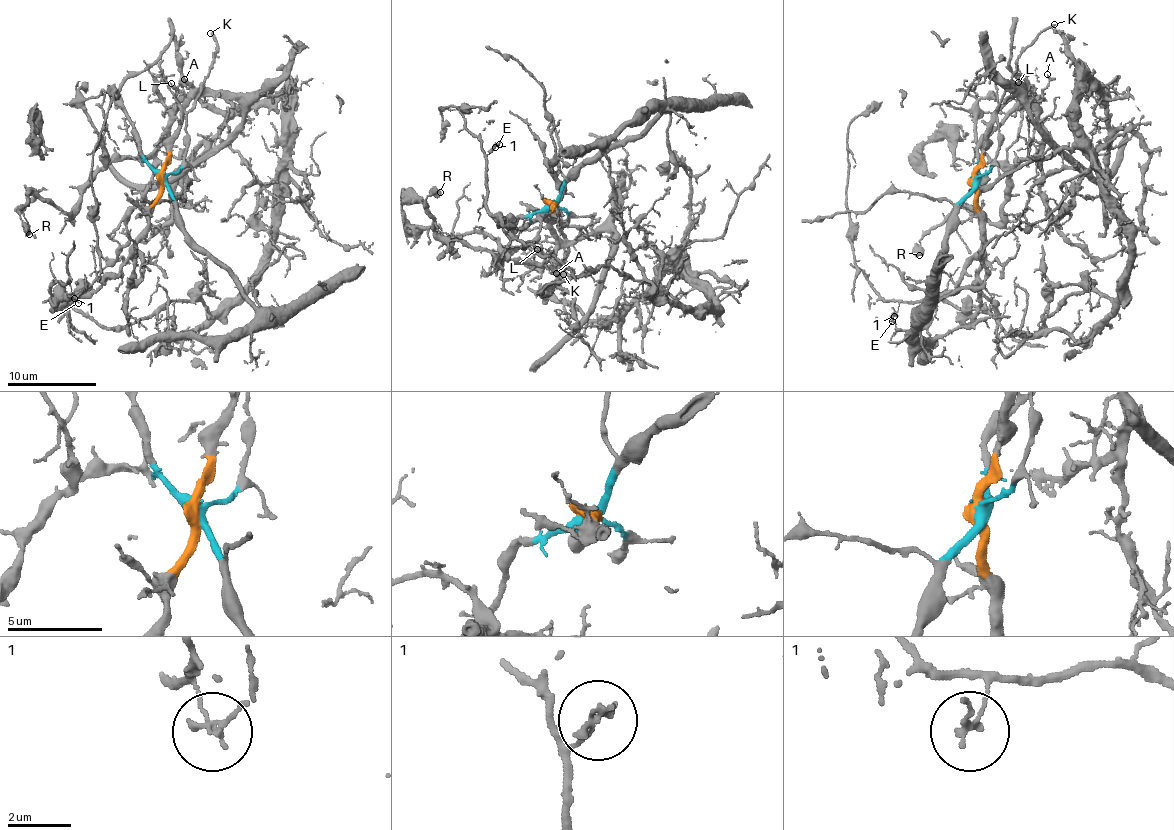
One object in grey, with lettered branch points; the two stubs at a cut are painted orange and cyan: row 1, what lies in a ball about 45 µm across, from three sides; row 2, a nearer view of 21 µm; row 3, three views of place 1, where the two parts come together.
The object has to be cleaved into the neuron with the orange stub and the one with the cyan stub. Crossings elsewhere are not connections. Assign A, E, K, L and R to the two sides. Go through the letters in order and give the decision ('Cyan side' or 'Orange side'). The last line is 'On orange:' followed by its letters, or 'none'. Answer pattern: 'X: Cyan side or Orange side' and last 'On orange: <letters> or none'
A: Orange side
E: Orange side
K: Cyan side
L: Orange side
R: Orange side
On orange: A, E, L, R

